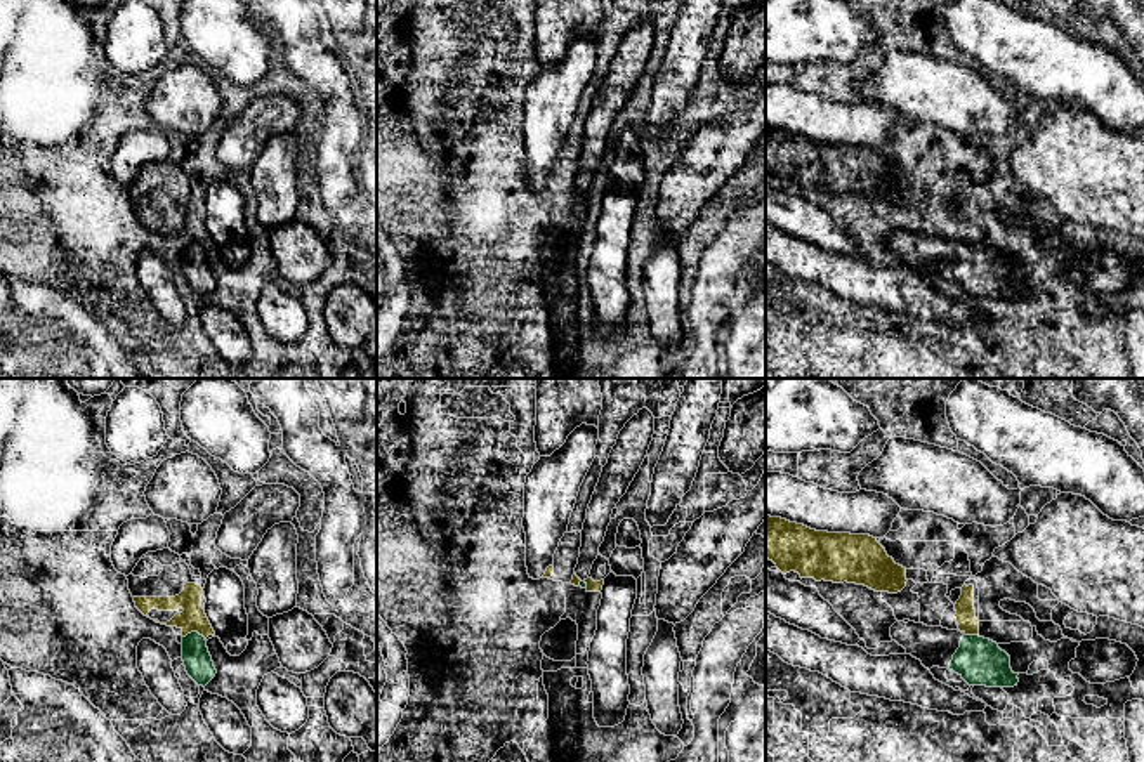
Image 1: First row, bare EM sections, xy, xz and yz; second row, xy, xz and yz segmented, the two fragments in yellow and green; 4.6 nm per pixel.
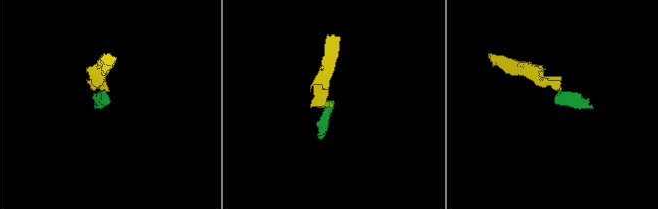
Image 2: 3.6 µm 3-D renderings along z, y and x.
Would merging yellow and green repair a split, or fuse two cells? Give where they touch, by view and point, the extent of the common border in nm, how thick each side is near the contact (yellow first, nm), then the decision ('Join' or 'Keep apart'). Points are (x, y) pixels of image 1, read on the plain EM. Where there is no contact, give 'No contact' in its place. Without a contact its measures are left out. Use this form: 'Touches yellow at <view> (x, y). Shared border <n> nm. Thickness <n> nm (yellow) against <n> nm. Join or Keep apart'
Touches yellow at xy (195, 242). Shared border 110 nm. Thickness 120 nm (yellow) against 130 nm. Keep apart

